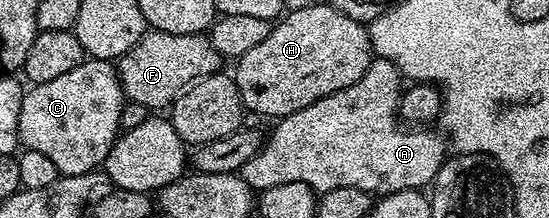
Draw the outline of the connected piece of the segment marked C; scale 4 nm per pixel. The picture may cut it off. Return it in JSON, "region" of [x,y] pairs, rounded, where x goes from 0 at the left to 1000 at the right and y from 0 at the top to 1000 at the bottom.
{"region":[[[160,266],[129,330],[118,330],[98,367],[84,367],[84,385],[64,385],[46,427],[40,518],[33,532],[36,670],[46,688],[80,702],[113,807],[169,794],[188,766],[200,679],[220,610],[219,537],[228,463],[213,307],[186,266]]]}

